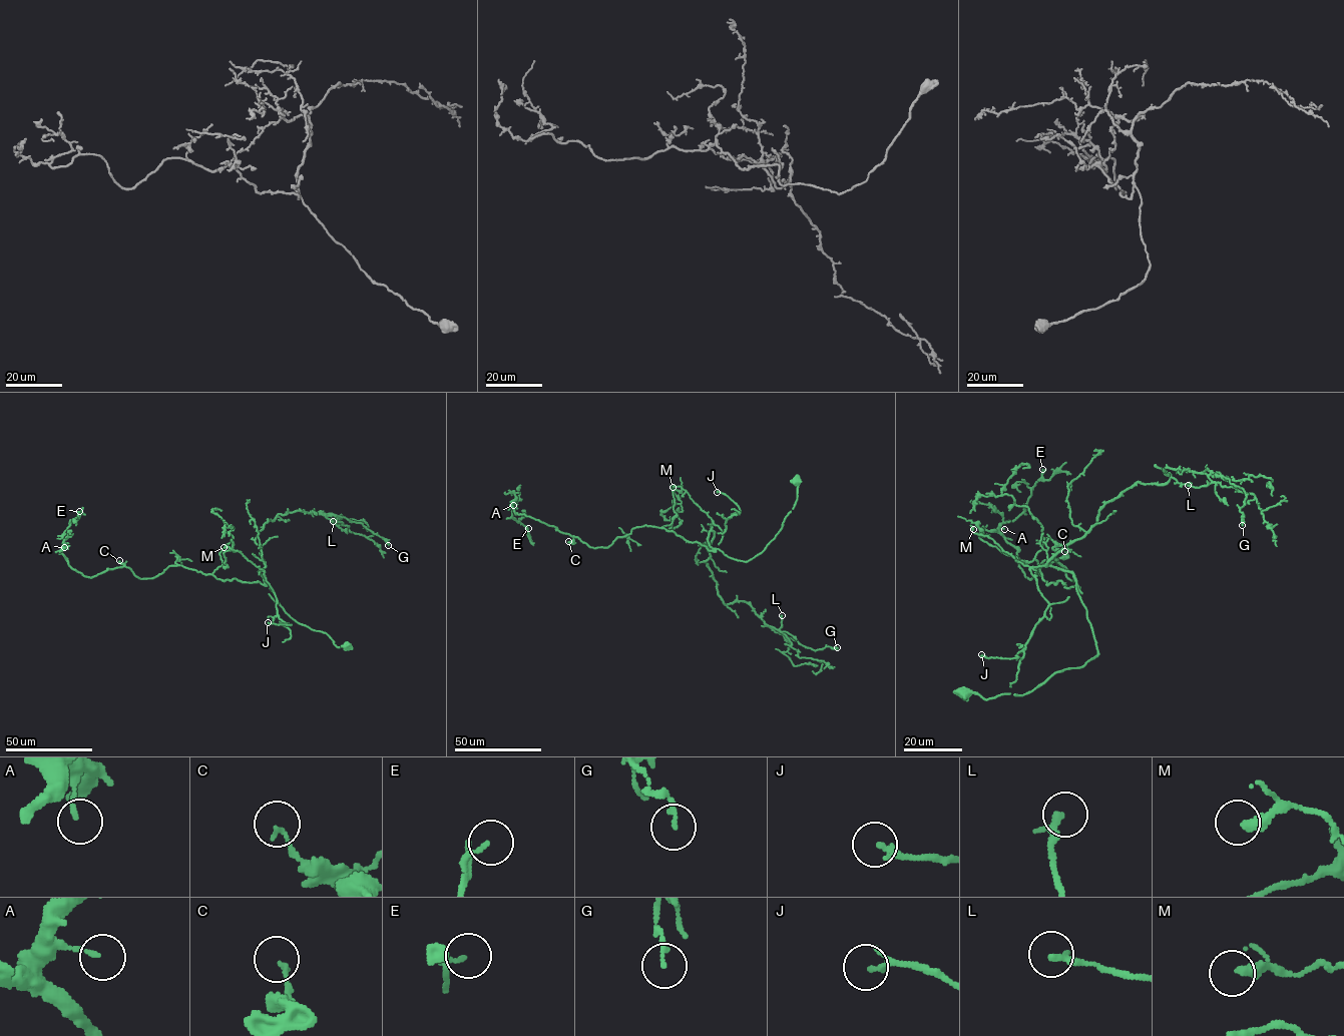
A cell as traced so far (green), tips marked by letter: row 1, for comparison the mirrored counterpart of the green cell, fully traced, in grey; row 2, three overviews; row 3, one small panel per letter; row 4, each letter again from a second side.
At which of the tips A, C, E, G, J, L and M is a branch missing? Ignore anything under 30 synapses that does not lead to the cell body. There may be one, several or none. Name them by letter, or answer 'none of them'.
none of them

